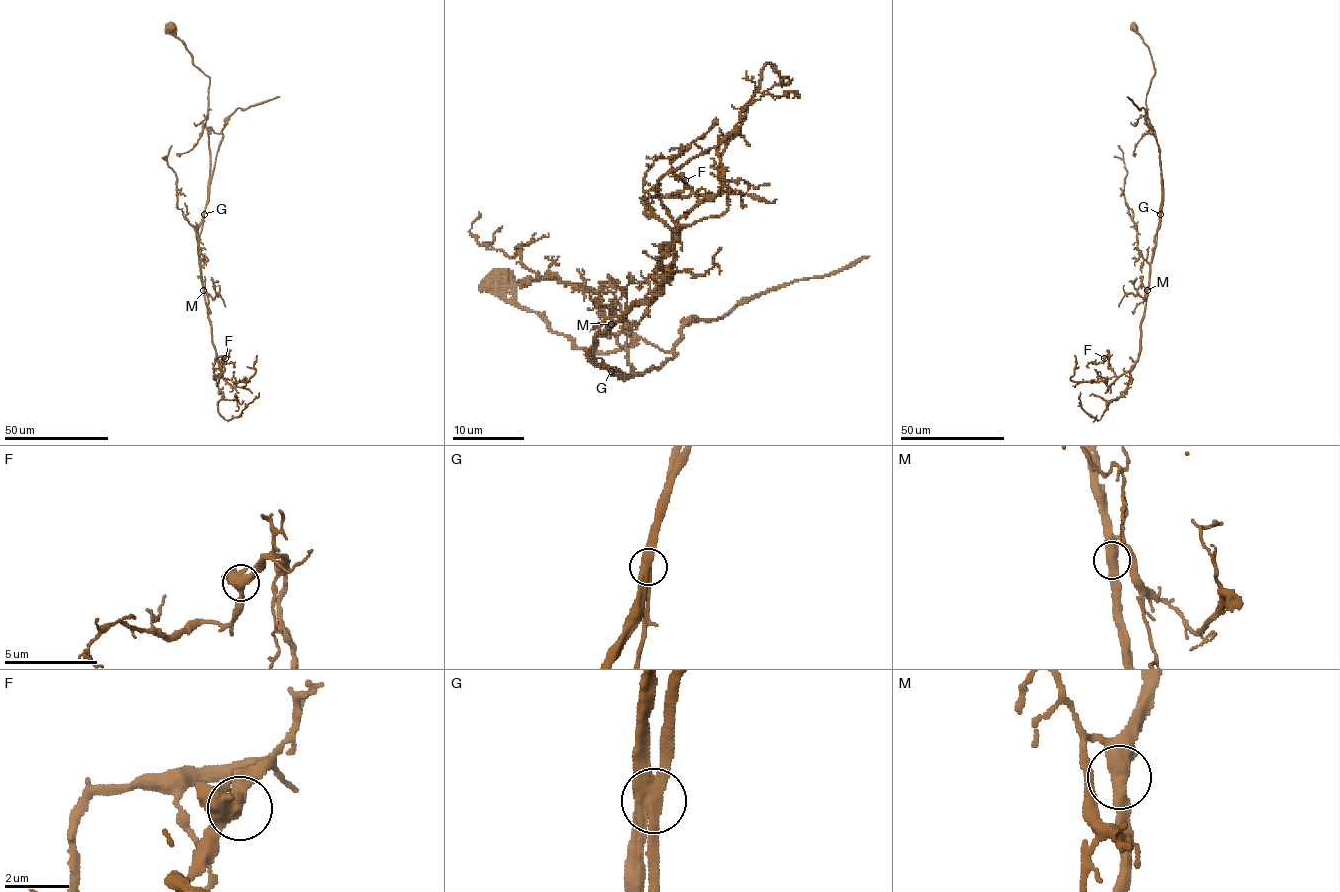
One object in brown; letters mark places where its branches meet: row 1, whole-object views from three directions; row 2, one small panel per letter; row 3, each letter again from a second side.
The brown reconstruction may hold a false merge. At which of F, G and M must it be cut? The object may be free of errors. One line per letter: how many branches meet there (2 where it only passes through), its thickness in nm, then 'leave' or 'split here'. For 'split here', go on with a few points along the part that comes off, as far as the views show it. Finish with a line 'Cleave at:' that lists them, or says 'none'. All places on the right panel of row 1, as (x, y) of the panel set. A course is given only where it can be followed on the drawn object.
F: 3 branches meet; 440 nm thick; leave
G: 3 branches meet; 440 nm thick; leave
M: 3 branches meet; 400 nm thick; leave
Cleave at: none

